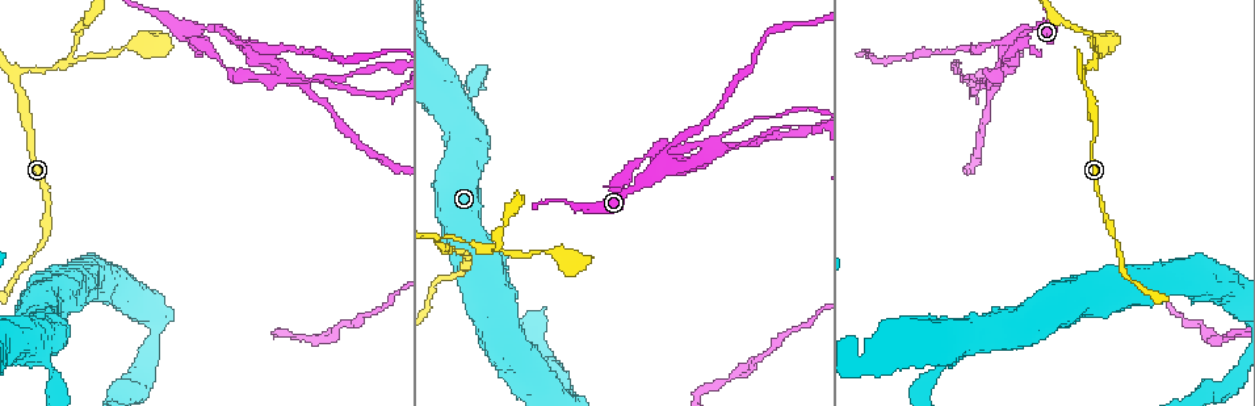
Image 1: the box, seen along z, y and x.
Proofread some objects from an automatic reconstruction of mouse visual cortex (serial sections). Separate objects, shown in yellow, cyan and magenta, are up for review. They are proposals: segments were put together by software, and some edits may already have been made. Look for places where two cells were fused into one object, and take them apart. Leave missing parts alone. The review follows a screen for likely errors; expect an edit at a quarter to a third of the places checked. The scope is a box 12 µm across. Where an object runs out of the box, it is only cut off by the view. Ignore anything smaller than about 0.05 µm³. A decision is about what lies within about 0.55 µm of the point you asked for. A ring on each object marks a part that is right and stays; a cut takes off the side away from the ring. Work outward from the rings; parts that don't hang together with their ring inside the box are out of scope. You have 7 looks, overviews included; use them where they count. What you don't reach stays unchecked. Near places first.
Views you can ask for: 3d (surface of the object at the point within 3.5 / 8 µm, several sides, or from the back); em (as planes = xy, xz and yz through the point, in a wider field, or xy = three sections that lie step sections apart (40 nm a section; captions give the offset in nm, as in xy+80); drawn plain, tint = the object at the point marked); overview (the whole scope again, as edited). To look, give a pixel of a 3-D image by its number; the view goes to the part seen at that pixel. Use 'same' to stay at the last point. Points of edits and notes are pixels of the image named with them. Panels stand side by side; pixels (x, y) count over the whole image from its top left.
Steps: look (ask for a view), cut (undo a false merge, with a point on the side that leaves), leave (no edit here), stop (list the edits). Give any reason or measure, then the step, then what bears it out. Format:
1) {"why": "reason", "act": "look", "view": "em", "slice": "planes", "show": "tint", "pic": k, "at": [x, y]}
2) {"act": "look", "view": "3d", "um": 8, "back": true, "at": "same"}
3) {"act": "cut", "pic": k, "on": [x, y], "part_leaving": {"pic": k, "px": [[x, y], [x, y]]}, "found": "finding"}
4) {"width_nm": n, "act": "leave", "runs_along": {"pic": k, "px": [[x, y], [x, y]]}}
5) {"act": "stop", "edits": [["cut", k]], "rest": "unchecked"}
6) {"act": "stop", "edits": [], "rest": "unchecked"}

{"why": "three-way junction", "act": "look", "view": "3d", "um": 3.5, "pic": 1, "at": [492, 251]}

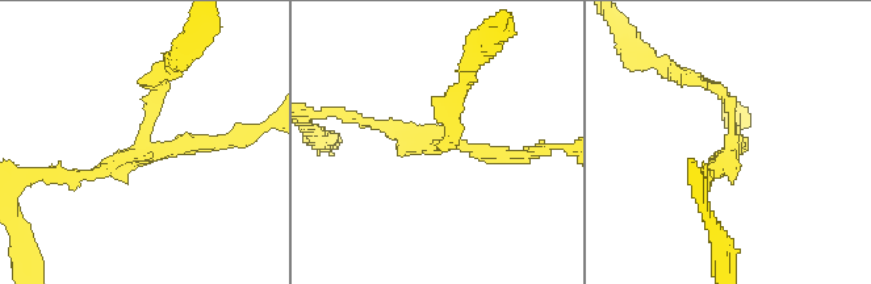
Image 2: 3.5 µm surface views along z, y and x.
{"arms": 3, "arm_widths_nm": [150, 150, 200], "act": "look", "view": "em", "slice": "xy", "step": 5, "show": "plain", "pic": 2, "at": [435, 139]}

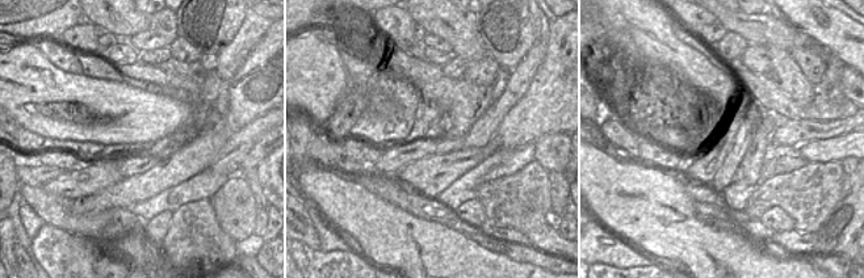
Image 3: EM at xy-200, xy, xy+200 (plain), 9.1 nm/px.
{"act": "look", "view": "em", "slice": "xy", "step": 5, "show": "tint", "at": "same"}

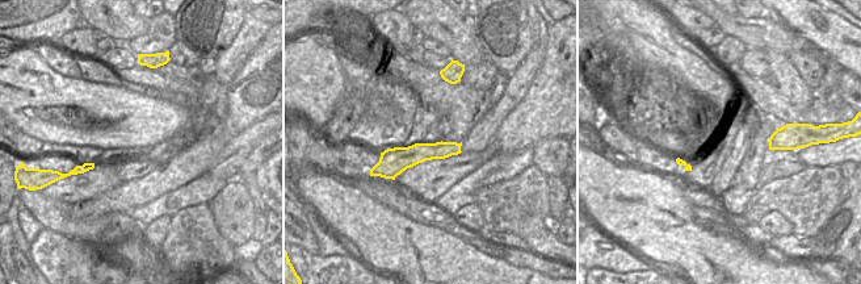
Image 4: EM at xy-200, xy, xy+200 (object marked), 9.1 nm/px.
{"width_nm": 190, "act": "cut", "pic": 2, "on": [156, 96], "found": "two cells meet here"}

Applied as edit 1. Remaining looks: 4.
{"act": "look", "view": "overview"}

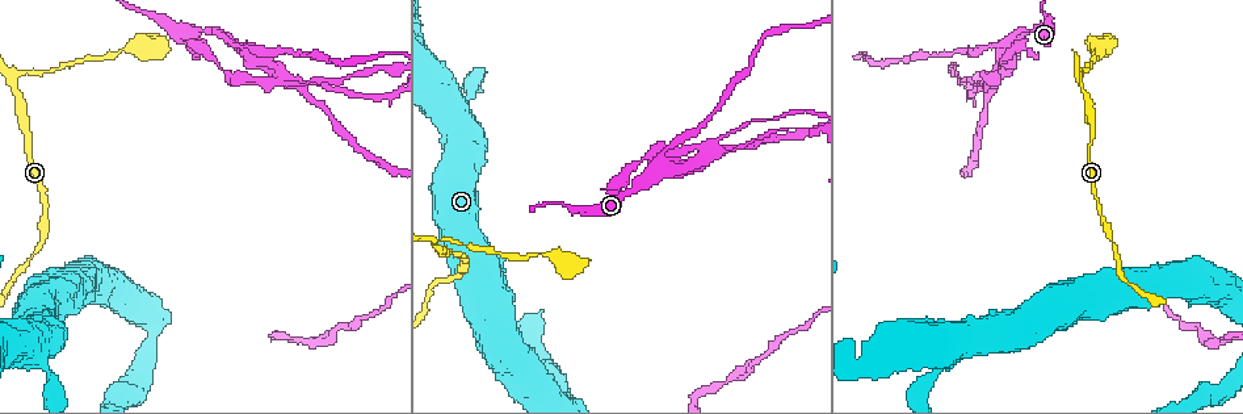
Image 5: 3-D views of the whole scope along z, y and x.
{"why": "sudden change in width", "act": "look", "view": "em", "slice": "planes", "show": "tint", "pic": 5, "at": [579, 210]}

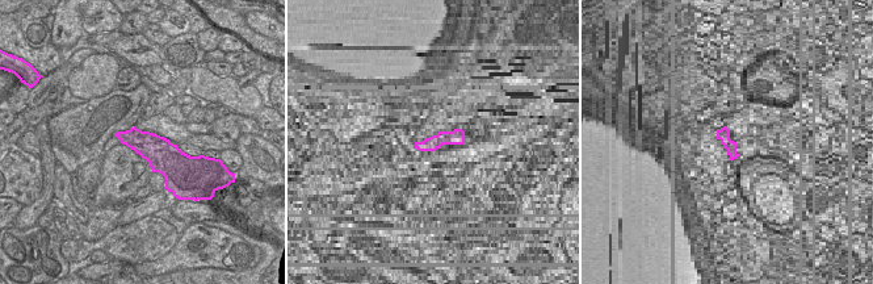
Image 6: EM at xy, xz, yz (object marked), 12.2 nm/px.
{"why": "see where the arms go", "act": "look", "view": "3d", "um": 3.5, "at": "same"}

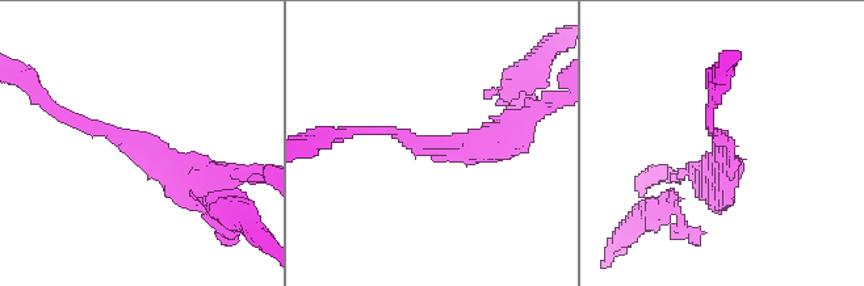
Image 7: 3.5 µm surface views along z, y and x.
{"arm_widths_nm": [150, 350], "act": "leave", "runs_along": {"pic": 7, "px": [[214, 183], [57, 110]]}, "found": "continuous, no second cell"}

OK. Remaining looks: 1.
{"act": "stop", "edits": [["cut", 2]], "rest": "unchecked"}

